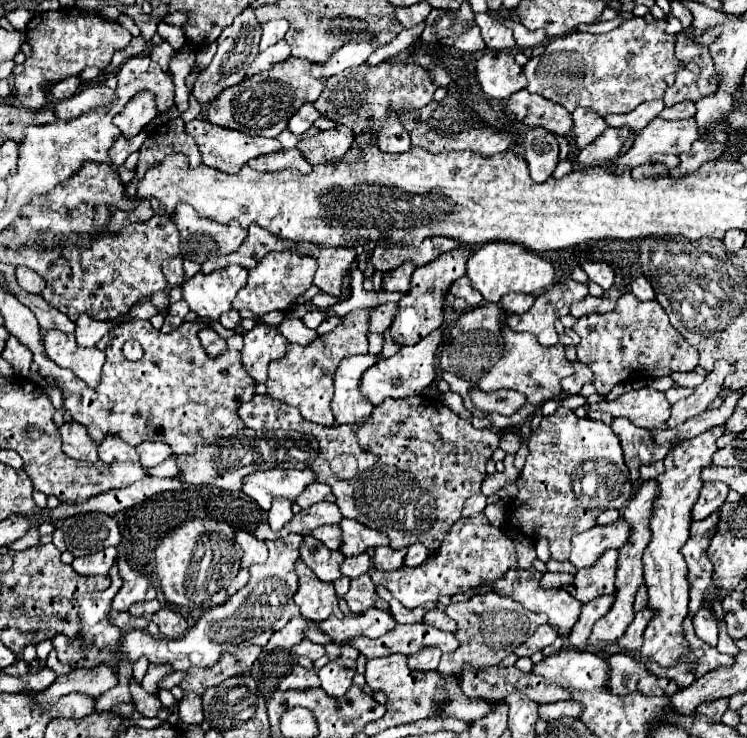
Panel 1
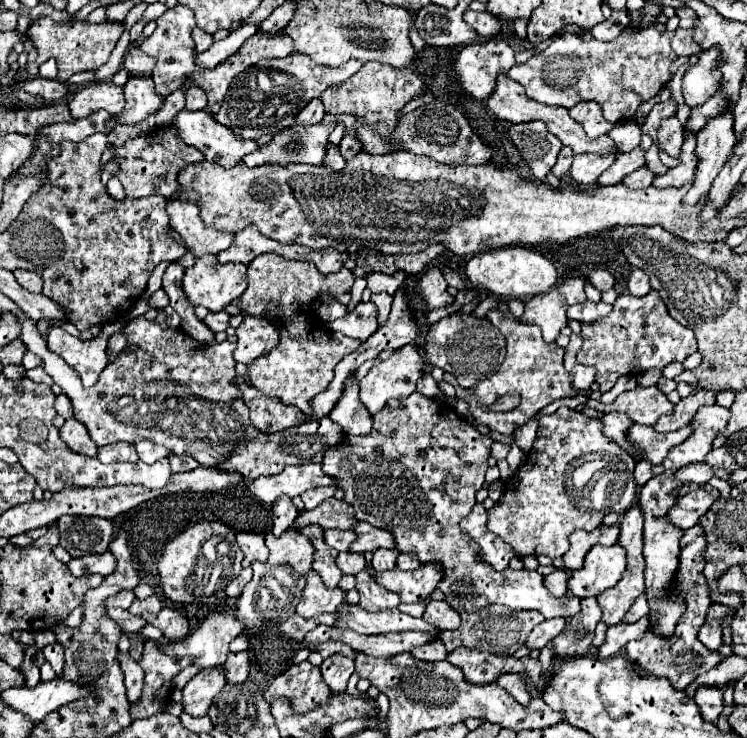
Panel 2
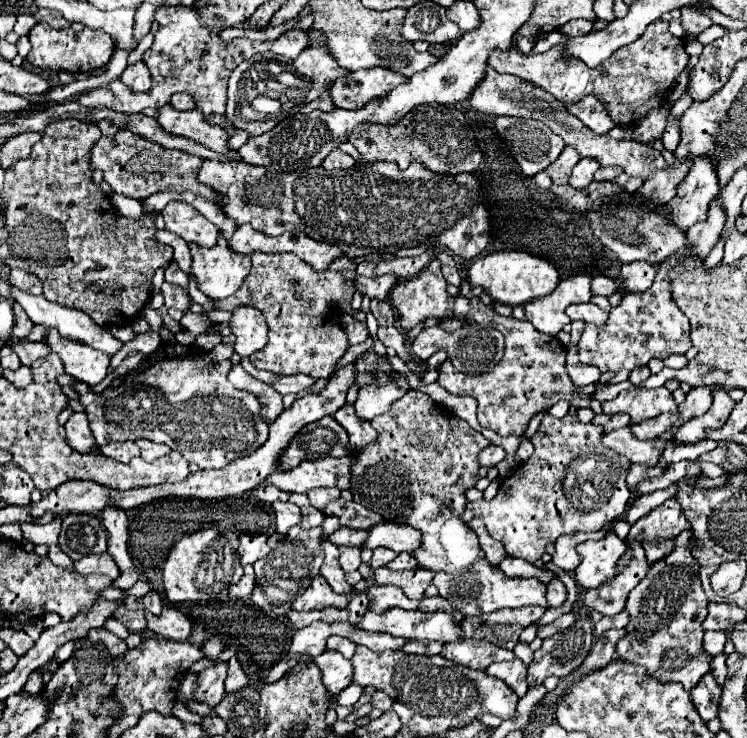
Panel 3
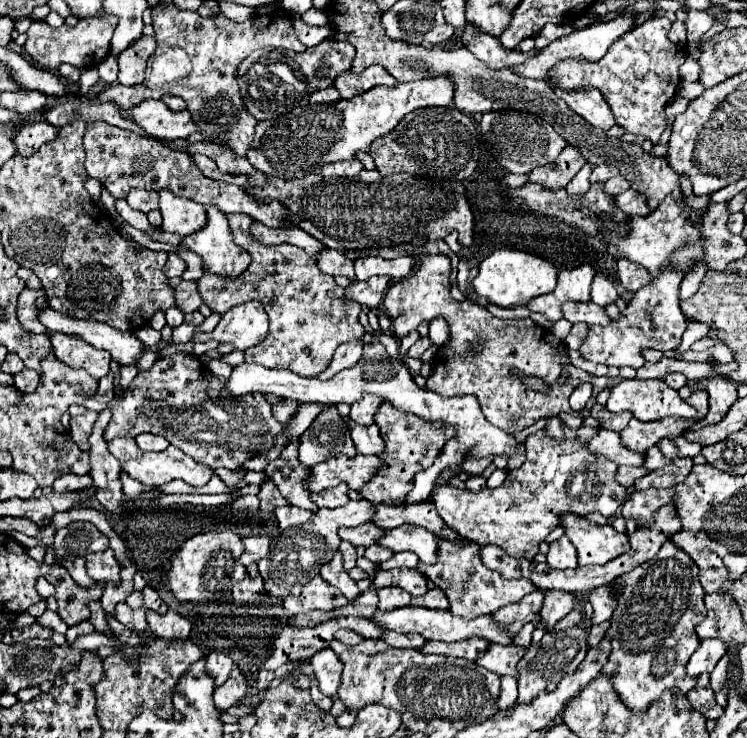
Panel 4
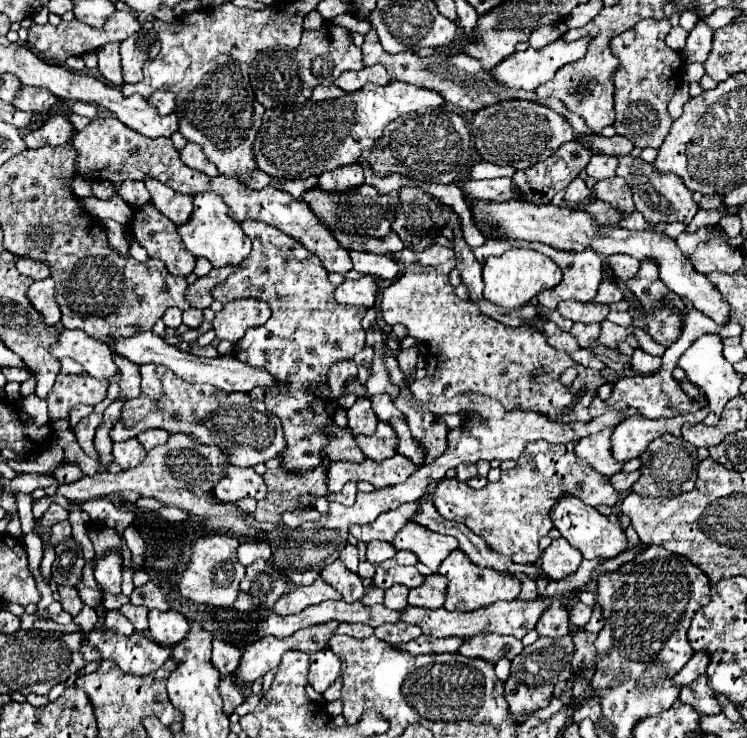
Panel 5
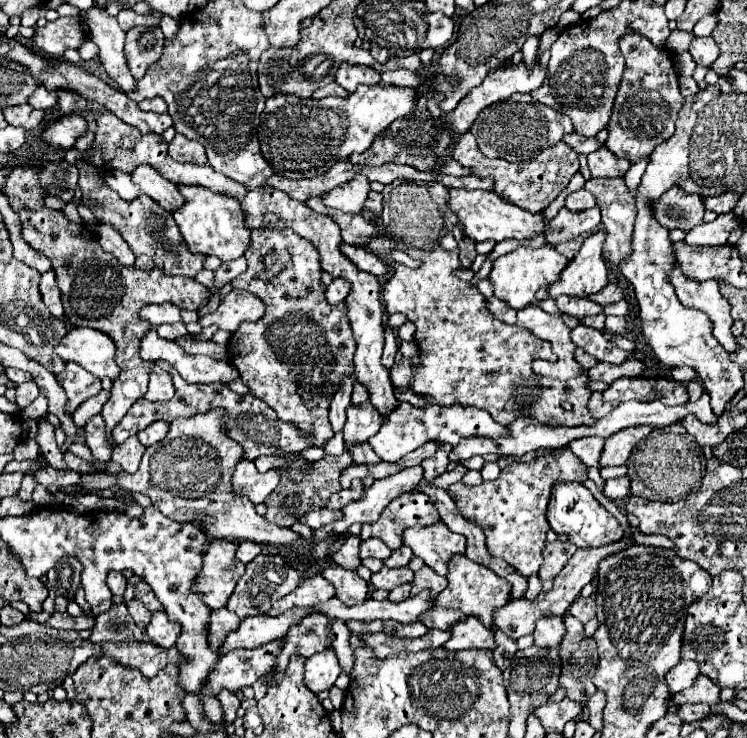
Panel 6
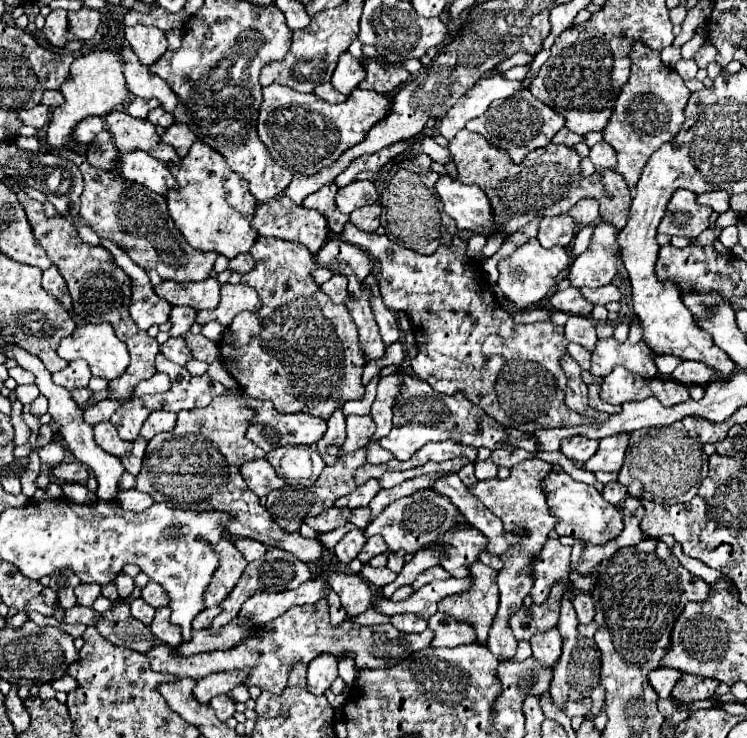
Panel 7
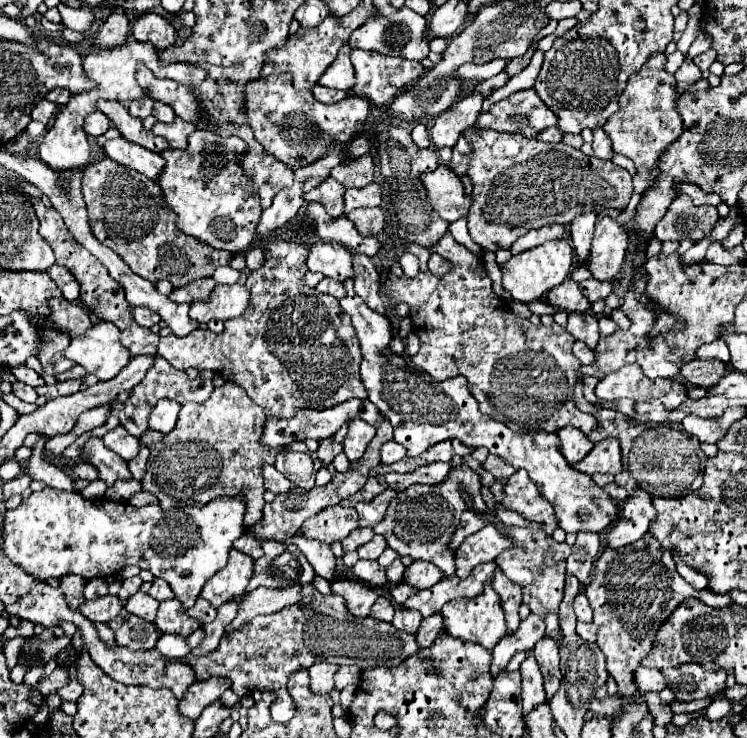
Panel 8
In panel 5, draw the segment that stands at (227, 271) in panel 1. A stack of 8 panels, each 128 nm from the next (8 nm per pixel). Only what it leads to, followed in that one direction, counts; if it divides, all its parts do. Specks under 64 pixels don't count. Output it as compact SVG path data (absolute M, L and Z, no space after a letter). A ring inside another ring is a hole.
M204 192L204 194L194 196L192 218L190 218L190 222L186 222L184 226L178 228L178 234L184 240L186 250L192 256L208 258L214 268L240 264L244 258L248 258L248 254L252 250L252 246L250 246L246 234L240 230L238 222L228 218L228 210L226 210L222 198L218 194L212 194L212 192Z

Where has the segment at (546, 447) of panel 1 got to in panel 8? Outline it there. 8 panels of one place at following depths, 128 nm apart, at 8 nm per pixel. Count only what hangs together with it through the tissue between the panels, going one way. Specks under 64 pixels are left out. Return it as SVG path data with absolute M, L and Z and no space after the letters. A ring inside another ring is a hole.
M518 470L514 476L508 478L500 504L506 510L514 510L530 522L542 524L542 530L552 536L554 528L558 526L558 518L554 516L554 508L540 496L538 486L528 478L526 470ZM498 568L494 578L492 578L492 588L496 590L496 594L502 600L502 610L504 610L504 616L506 616L506 632L514 634L518 630L518 624L520 624L520 616L518 616L518 608L522 604L520 584L508 580L502 574L502 570Z

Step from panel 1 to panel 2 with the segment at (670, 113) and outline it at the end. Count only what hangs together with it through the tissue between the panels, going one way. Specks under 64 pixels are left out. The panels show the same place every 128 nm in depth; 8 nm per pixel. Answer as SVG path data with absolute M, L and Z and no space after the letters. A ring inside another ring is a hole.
M706 50L700 54L698 64L694 64L684 80L682 80L682 96L688 108L702 106L716 92L716 82L720 82L720 74L716 74L716 54L718 50Z

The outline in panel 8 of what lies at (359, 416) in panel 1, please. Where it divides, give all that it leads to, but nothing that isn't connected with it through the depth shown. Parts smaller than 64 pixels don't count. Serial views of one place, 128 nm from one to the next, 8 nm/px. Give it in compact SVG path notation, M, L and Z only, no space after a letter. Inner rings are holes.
M352 280L344 282L344 288L346 298L340 300L340 306L346 314L350 314L360 340L360 376L368 392L368 400L374 402L376 408L392 422L394 442L406 448L406 456L420 456L424 450L446 438L456 438L468 448L486 446L490 454L504 458L504 462L516 470L528 470L530 478L542 488L540 494L554 506L560 526L566 534L576 534L582 530L604 532L618 518L618 508L612 498L600 486L596 486L590 476L566 464L556 433L541 431L541 435L538 434L540 440L535 440L535 437L532 440L530 434L512 432L508 426L488 418L478 410L478 402L468 392L466 378L432 382L432 378L428 378L424 372L410 372L404 358L394 356L388 348L388 342L392 340L392 324L388 318L364 304L364 300L354 292Z

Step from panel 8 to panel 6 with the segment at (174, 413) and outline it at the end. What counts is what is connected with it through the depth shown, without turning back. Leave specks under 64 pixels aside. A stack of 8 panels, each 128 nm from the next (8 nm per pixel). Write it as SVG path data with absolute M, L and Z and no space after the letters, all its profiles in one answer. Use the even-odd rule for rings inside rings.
M154 422L152 426L148 426L148 428L144 428L142 432L138 432L138 440L140 440L144 446L152 446L152 444L160 442L160 440L166 436L168 426L170 426L168 422Z

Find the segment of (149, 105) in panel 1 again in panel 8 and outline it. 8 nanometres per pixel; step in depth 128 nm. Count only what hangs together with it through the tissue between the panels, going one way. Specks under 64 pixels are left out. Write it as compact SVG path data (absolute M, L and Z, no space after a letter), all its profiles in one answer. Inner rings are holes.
M152 12L142 14L134 22L130 34L138 42L150 42L156 50L166 50L168 46L174 44L176 36L178 36L174 26L168 20L164 20L158 14L152 14Z

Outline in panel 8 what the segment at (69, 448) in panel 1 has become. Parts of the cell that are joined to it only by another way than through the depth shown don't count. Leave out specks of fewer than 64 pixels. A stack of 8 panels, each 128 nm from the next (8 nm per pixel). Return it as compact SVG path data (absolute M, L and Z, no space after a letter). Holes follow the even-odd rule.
M116 426L114 430L106 432L102 436L102 440L104 440L106 448L110 448L112 452L116 452L126 462L132 460L132 458L136 458L136 454L138 454L138 446L140 446L138 438L132 438L122 426Z

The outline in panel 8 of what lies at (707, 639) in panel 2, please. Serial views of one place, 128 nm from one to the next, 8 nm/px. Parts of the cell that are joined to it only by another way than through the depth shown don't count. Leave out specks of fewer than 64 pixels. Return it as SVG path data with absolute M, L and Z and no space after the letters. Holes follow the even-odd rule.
M642 668L636 670L636 686L640 692L660 692L666 688L666 678L656 668Z

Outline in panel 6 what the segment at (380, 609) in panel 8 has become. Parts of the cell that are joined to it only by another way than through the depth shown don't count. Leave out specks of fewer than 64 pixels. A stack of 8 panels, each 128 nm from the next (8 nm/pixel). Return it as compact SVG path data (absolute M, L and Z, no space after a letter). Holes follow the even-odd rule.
M346 622L346 626L354 634L374 634L382 630L382 622Z

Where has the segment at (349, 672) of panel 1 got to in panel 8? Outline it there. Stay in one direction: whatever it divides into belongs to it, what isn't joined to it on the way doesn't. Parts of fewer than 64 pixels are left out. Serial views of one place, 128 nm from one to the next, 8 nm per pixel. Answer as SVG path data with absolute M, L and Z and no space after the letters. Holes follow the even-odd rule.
M314 662L308 672L310 672L310 690L314 694L330 694L334 690L334 674L338 666L328 664L328 662Z

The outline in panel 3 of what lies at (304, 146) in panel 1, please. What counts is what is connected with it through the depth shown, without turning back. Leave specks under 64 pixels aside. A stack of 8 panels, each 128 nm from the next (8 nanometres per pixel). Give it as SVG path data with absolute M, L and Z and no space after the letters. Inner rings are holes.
M334 148L326 158L324 158L324 168L326 170L348 170L348 168L352 168L356 162L354 162L354 158L350 158L348 154L344 154L344 152L340 152L338 148Z

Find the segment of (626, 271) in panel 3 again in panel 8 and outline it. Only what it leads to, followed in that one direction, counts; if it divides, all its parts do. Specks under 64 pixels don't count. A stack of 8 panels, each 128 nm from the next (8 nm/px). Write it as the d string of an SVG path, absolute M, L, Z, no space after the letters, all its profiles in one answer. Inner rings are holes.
M464 130L468 142L472 144L472 154L468 162L468 176L472 180L472 210L468 212L468 230L472 240L484 250L500 250L510 248L520 236L524 236L532 228L540 228L546 224L564 224L568 226L576 214L584 210L626 210L628 200L632 196L632 176L628 170L616 166L614 162L604 162L598 158L586 158L580 150L566 146L564 142L546 144L540 140L528 140L518 134L504 134L496 130Z

